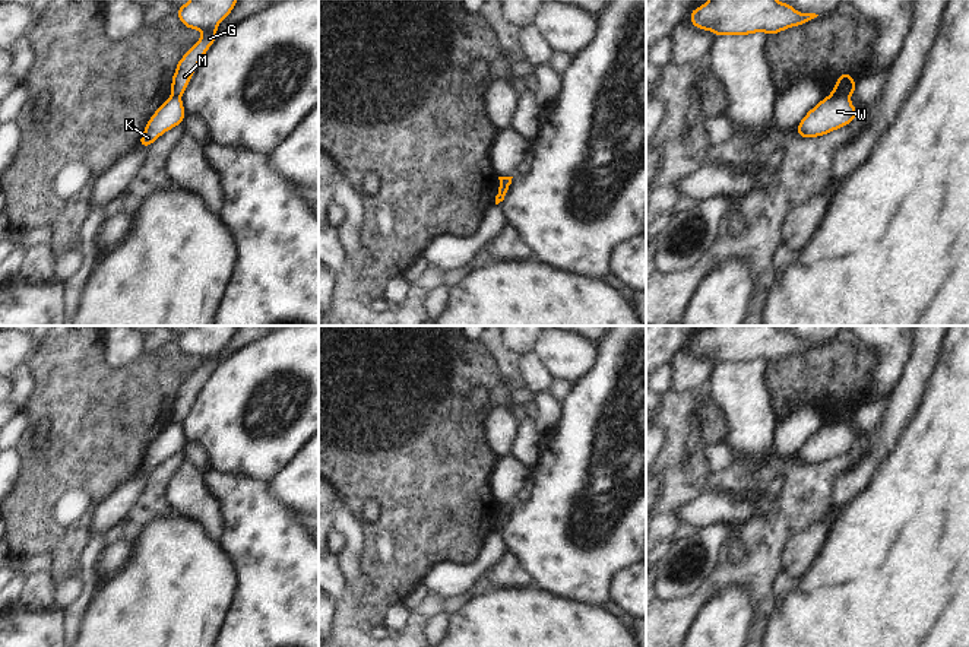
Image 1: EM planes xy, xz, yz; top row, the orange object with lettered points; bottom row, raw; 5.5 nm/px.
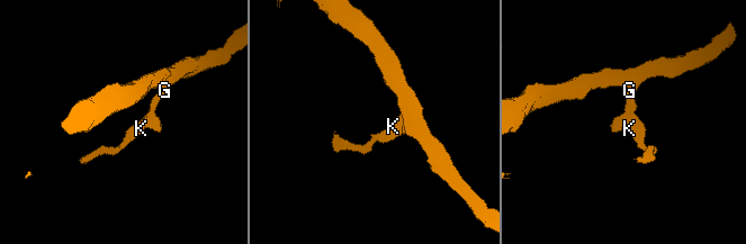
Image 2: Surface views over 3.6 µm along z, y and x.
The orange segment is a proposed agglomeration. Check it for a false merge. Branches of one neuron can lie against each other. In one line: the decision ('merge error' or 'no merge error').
merge error

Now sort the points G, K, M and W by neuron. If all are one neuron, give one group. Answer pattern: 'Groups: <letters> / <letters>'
Groups: G M / K W

